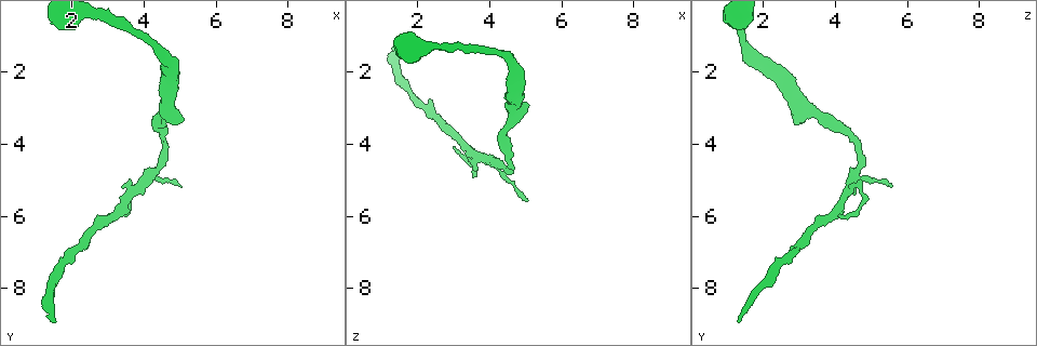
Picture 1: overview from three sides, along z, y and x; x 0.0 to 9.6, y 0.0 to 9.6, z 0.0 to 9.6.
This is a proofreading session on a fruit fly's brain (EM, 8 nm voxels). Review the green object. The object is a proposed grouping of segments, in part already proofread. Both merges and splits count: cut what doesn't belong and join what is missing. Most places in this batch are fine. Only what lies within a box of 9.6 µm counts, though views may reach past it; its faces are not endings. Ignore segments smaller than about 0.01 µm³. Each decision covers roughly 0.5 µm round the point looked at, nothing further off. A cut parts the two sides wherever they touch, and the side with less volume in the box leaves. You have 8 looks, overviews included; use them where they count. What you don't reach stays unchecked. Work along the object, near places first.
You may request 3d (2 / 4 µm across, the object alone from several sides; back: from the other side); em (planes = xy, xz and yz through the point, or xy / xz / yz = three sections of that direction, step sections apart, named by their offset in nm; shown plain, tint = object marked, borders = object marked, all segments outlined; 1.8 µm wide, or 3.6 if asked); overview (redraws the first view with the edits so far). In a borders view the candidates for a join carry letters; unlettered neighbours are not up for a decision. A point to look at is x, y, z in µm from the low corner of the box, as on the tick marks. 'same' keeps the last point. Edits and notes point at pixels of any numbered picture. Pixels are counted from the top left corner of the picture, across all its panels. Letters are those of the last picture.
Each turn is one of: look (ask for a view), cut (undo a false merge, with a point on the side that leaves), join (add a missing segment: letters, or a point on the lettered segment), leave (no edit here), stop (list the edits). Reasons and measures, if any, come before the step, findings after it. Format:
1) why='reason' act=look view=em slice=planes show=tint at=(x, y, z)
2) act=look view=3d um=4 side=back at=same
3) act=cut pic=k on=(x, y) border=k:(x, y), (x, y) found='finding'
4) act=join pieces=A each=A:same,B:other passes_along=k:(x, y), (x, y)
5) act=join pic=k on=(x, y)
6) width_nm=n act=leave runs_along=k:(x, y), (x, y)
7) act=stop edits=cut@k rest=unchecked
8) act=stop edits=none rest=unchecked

why='an open end' act=look view=3d um=4 side=back at=(5.10, 3.35, 2.90)

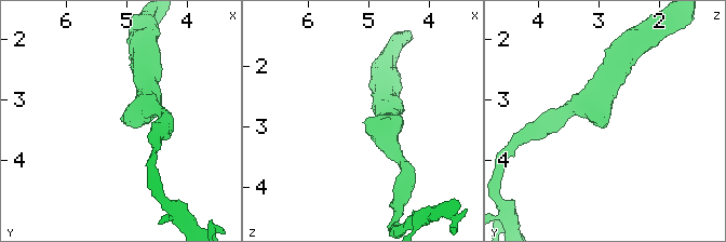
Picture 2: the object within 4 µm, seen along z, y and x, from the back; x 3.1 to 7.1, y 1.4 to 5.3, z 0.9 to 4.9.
why='now the EM' act=look view=em slice=xz step=16 show=borders at=(5.10, 3.35, 2.90)

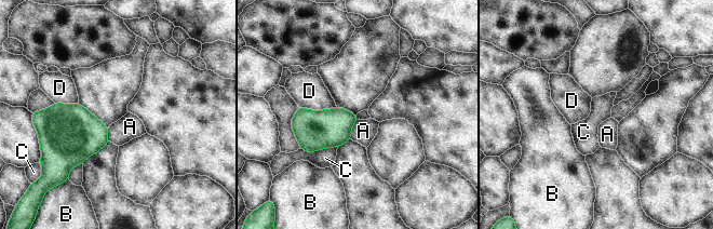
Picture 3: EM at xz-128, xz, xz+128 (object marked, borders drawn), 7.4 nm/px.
width_nm=220 act=leave each=A:other,B:other,C:other,D:other border=3:(337, 148), (314, 151), (300, 149) found='no lettered segment goes on from it'

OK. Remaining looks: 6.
why='free end' act=look view=3d um=4 at=(1.60, 8.90, 1.30)

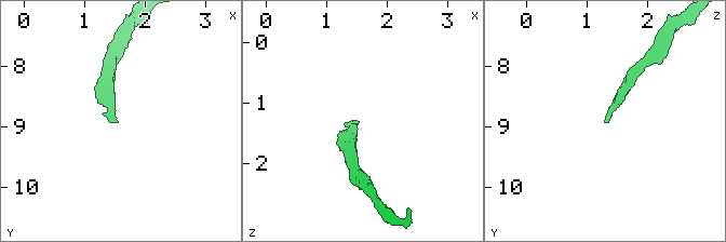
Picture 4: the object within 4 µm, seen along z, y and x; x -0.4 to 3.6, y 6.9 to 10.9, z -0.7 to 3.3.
why='need the tissue' act=look view=em um=3.6 slice=planes show=borders at=(1.55, 8.95, 1.30)

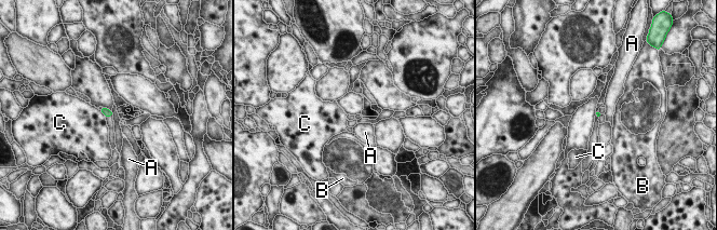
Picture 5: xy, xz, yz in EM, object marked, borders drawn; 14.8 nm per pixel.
act=leave each=A:other,B:other,C:other border=5:(100, 109), (104, 116) found='no lettered segment goes on from it'

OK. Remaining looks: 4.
why='tapers out' act=look view=em slice=xy step=8 show=borders at=(5.05, 5.15, 5.50)

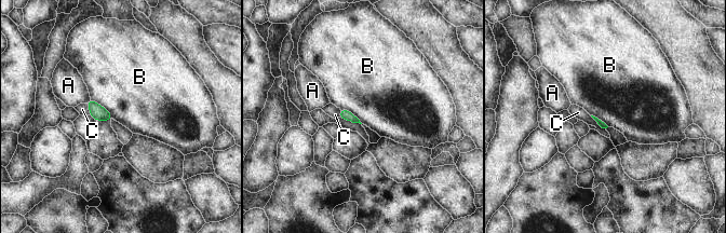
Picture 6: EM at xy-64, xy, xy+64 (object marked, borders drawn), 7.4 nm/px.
act=look view=em slice=planes show=borders at=same

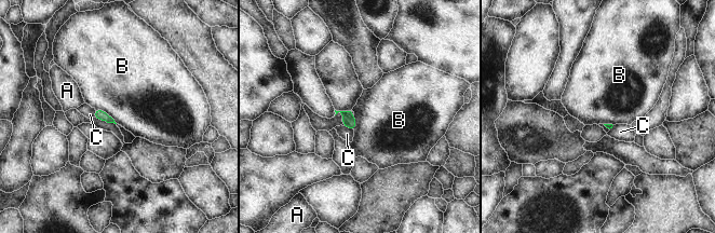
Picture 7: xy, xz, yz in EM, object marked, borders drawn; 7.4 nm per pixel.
act=leave each=A:other,B:other,C:other border=7:(94, 107), (104, 110), (117, 123) found='none of them fits'

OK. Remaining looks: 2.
act=stop edits=none rest=unchecked

